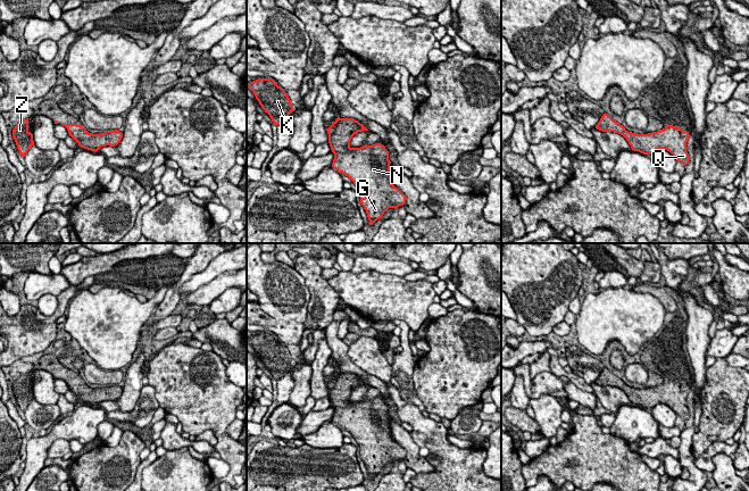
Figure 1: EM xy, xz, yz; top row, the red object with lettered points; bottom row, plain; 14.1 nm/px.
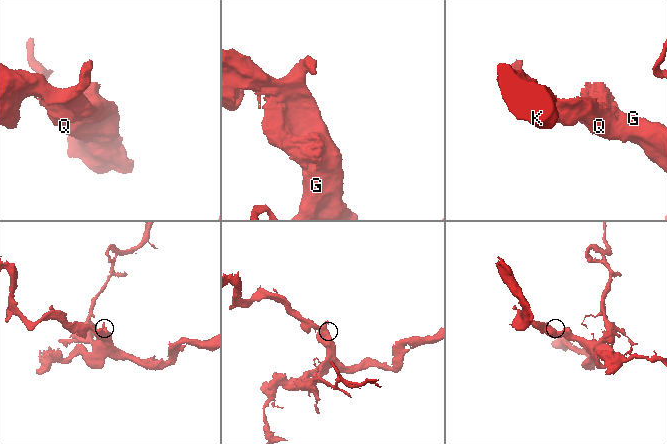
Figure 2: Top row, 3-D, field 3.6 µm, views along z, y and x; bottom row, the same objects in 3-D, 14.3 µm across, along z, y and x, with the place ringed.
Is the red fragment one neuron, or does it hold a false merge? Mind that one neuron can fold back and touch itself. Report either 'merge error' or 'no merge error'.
no merge error

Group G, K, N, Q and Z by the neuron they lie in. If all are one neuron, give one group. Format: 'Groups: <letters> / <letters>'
Groups: G K N Q Z

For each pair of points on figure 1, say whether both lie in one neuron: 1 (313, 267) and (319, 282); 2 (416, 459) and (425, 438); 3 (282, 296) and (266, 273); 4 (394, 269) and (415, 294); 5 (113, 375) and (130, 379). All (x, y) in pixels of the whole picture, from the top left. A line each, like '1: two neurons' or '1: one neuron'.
1: one neuron
2: two neurons
3: one neuron
4: two neurons
5: two neurons

